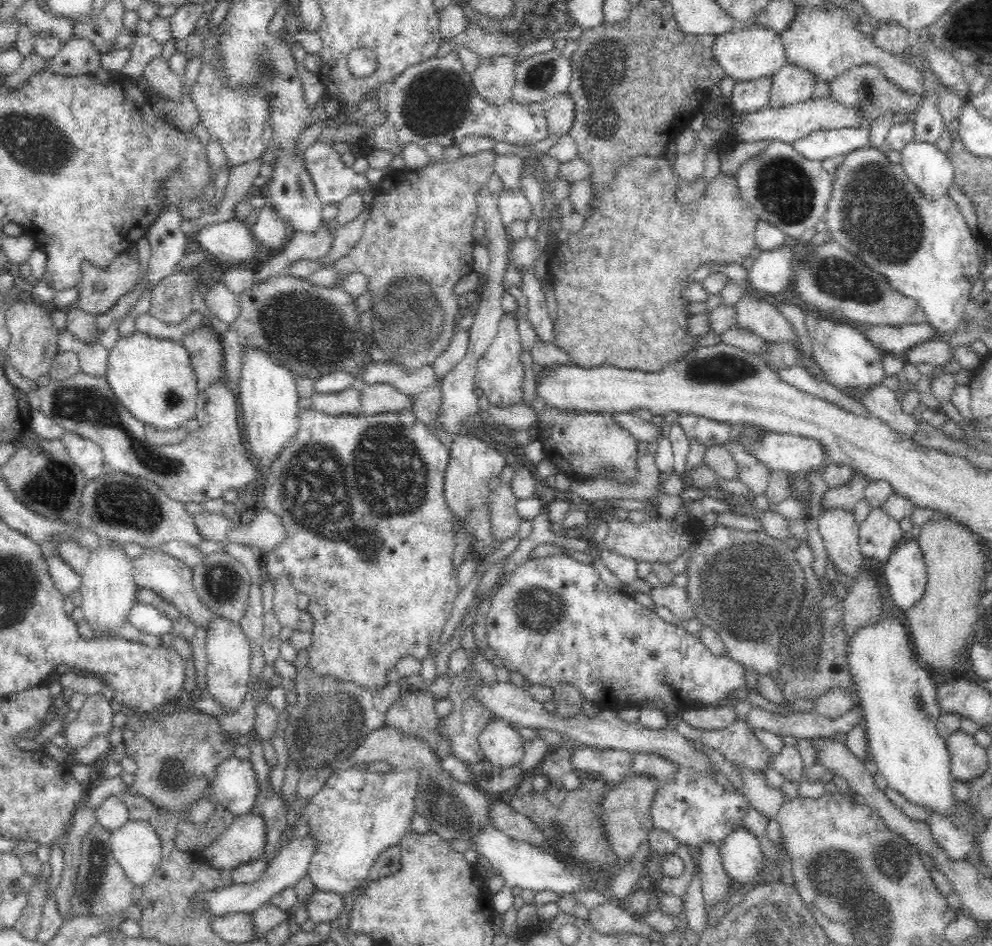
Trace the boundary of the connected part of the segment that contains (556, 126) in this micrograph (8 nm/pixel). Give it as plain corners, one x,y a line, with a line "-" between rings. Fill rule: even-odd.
568,93
547,98
541,103
547,121
549,133
562,137
566,135
574,122
574,103

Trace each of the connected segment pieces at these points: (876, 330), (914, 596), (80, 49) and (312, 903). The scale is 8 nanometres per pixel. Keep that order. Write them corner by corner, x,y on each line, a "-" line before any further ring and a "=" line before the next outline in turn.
928,323
919,325
902,325
899,327
886,327
876,325
866,325
862,330
862,335
866,341
876,350
883,354
902,354
916,342
933,340
932,330
=
908,537
892,552
890,558
885,562
883,576
894,608
898,608
906,614
908,610
914,609
919,604
920,598
923,598
927,589
927,568
924,555
922,555
916,539
=
72,36
38,73
68,77
95,74
99,69
99,53
94,46
85,38
=
315,888
304,902
310,920
315,923
332,922
343,908
343,895
334,892
324,892

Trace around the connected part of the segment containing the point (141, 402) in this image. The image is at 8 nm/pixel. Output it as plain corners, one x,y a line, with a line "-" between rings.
137,330
127,337
121,337
109,350
105,379
108,388
120,401
126,410
145,425
156,430
174,430
184,427
188,420
195,418
198,391
196,390
196,375
191,365
187,348
172,339
159,339

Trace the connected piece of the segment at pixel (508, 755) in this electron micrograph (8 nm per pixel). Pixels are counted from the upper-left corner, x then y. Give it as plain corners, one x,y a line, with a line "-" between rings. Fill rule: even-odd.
502,719
490,721
479,736
485,761
502,769
519,764
526,742
518,727

